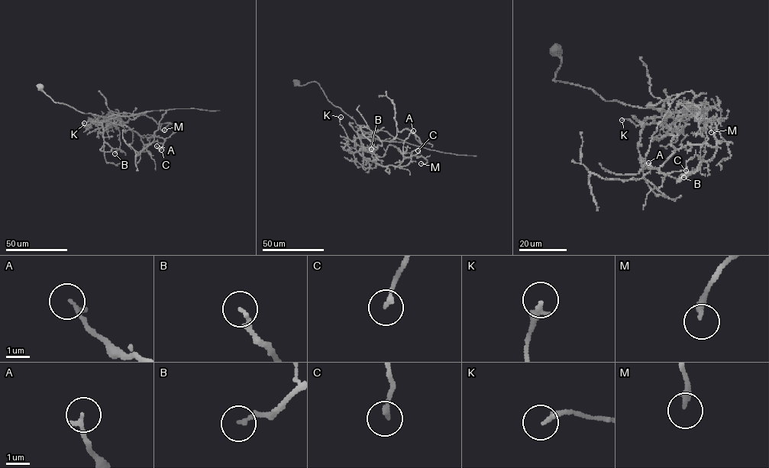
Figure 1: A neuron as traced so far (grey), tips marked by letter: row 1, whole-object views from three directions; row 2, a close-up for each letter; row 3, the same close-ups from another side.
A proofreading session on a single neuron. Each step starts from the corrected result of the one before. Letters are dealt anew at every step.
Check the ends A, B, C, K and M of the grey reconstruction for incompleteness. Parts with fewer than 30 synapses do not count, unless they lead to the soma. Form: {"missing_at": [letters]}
{"missing_at": []}

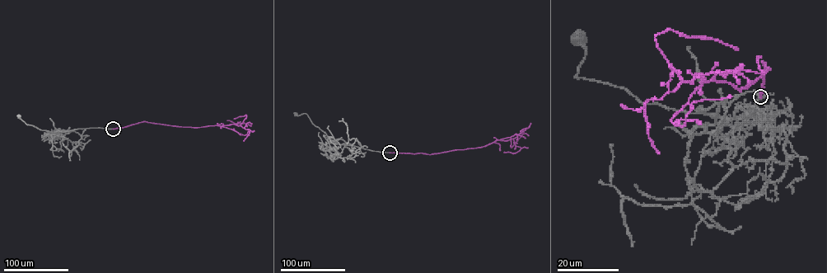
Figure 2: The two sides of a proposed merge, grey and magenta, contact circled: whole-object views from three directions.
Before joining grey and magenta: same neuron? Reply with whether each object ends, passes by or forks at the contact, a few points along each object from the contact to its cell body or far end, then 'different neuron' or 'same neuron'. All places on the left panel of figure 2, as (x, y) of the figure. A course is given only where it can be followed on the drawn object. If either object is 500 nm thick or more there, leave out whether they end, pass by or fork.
course grey (113, 129), (90, 128), (53, 132), (26, 124), (19, 115); course magenta (113, 129), (143, 121), (192, 127), (240, 125), (246, 116), (234, 119); different neuron

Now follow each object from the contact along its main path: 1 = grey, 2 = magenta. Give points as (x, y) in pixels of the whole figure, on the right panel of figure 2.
1: (760, 96), (746, 91), (698, 110), (707, 114), (642, 103), (623, 88), (575, 77), (586, 49), (578, 35)
2: (760, 96), (763, 63), (741, 90), (701, 83), (701, 74), (684, 82), (655, 36), (668, 30), (735, 49)

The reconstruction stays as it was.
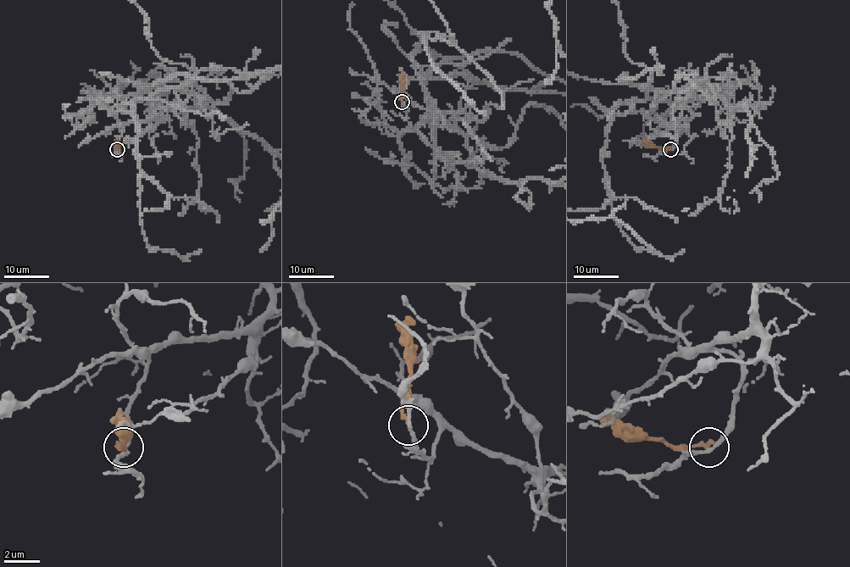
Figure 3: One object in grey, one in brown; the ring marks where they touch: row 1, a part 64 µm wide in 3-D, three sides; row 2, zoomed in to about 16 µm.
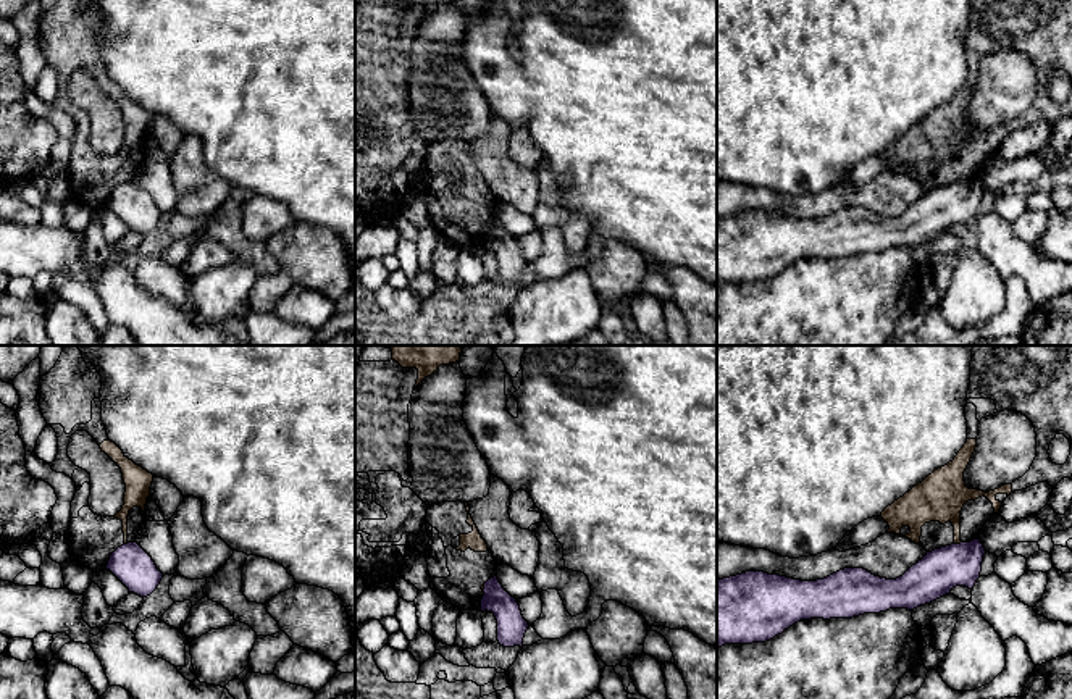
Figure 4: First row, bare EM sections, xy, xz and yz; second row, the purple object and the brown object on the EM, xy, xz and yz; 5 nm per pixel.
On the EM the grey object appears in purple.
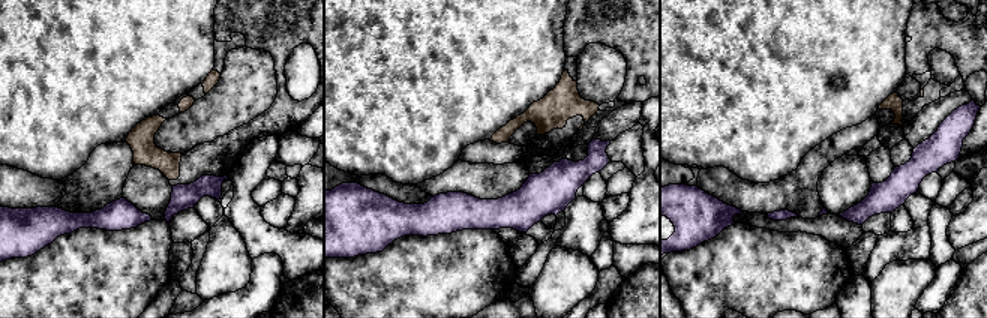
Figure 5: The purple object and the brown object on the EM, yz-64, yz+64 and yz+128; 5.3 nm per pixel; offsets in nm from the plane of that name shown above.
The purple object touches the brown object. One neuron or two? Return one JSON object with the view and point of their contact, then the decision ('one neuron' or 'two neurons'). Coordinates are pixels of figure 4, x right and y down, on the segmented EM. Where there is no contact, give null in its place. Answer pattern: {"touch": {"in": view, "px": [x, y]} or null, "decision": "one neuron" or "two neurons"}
{"touch": {"in": "yz", "px": [958, 544]}, "decision": "two neurons"}

